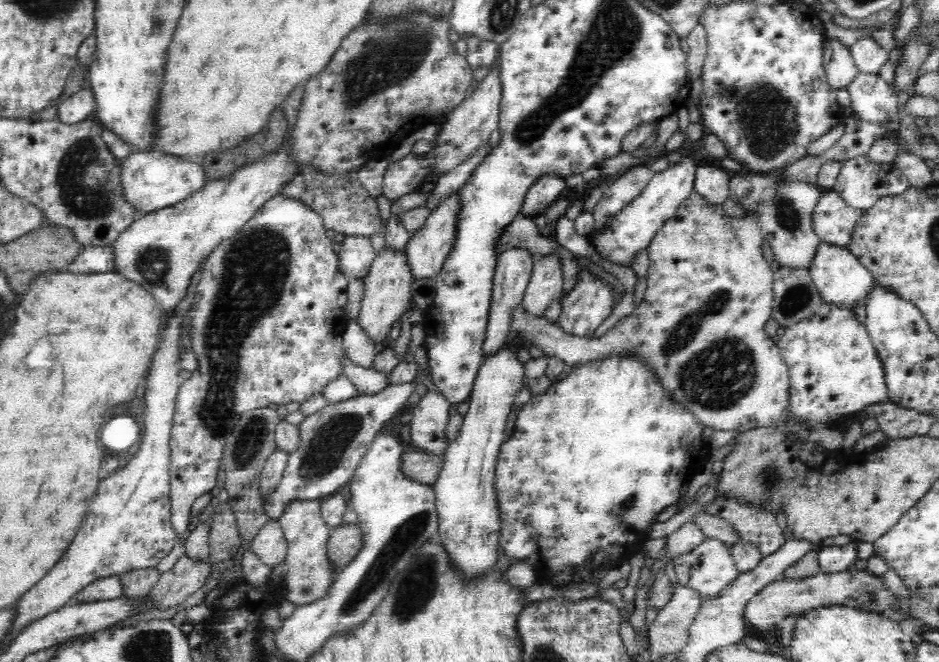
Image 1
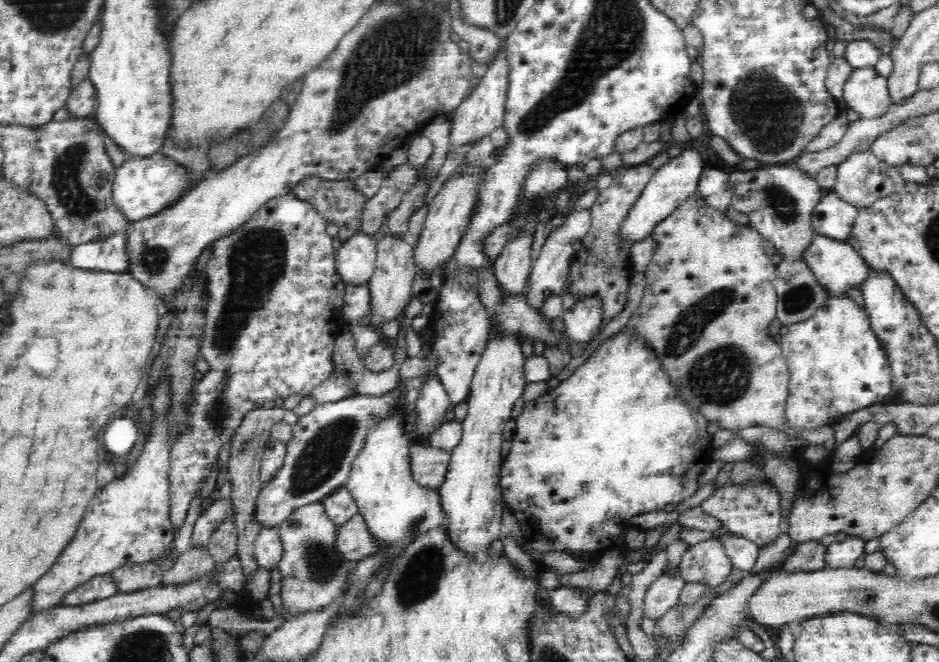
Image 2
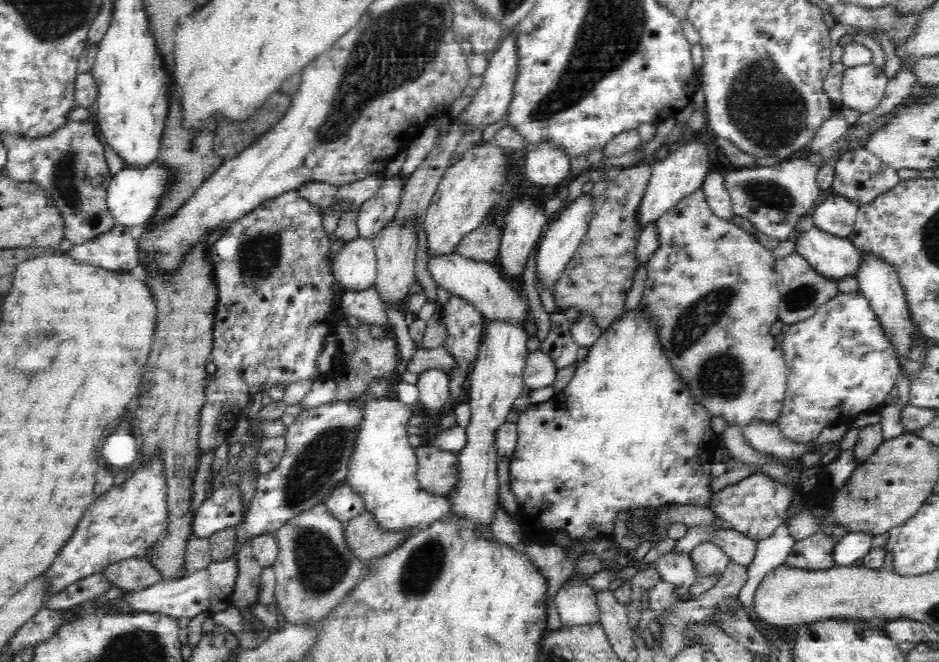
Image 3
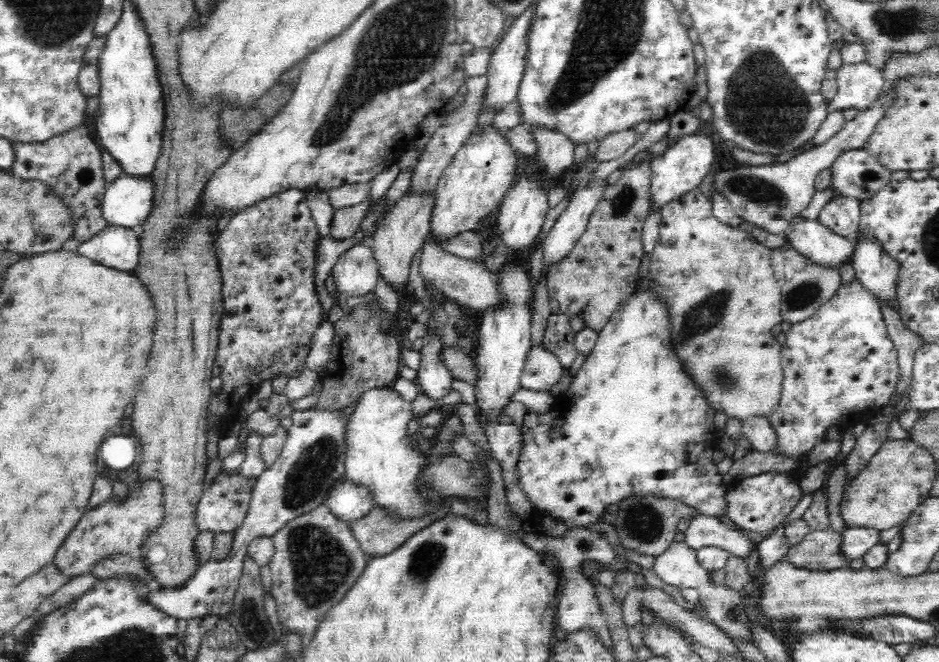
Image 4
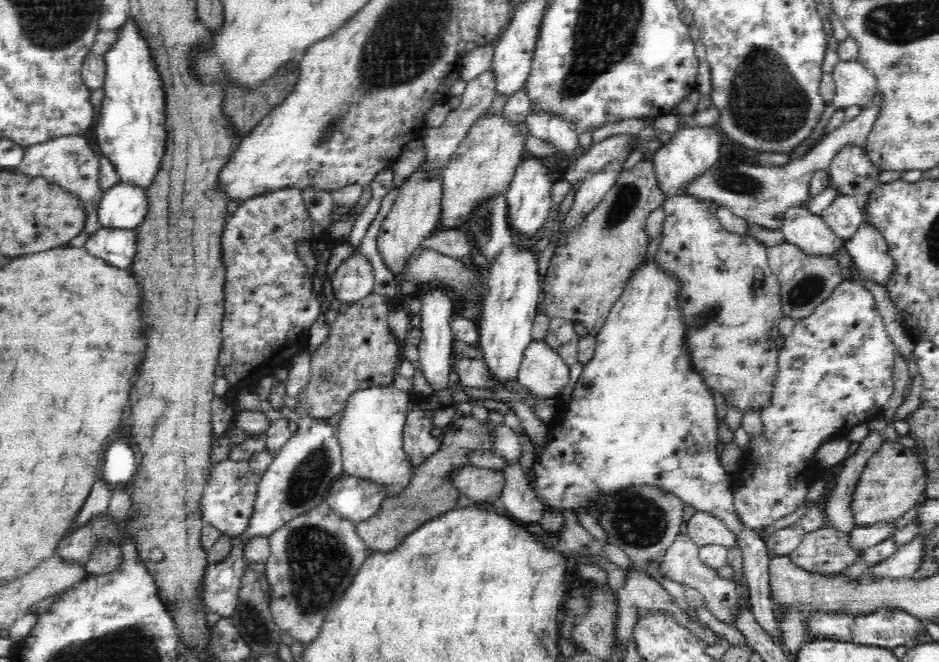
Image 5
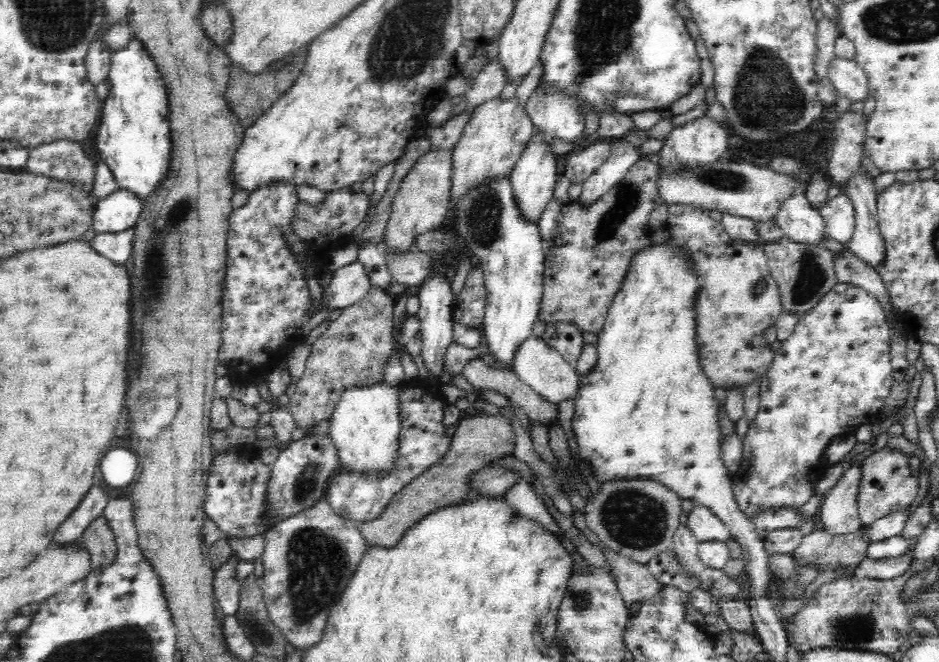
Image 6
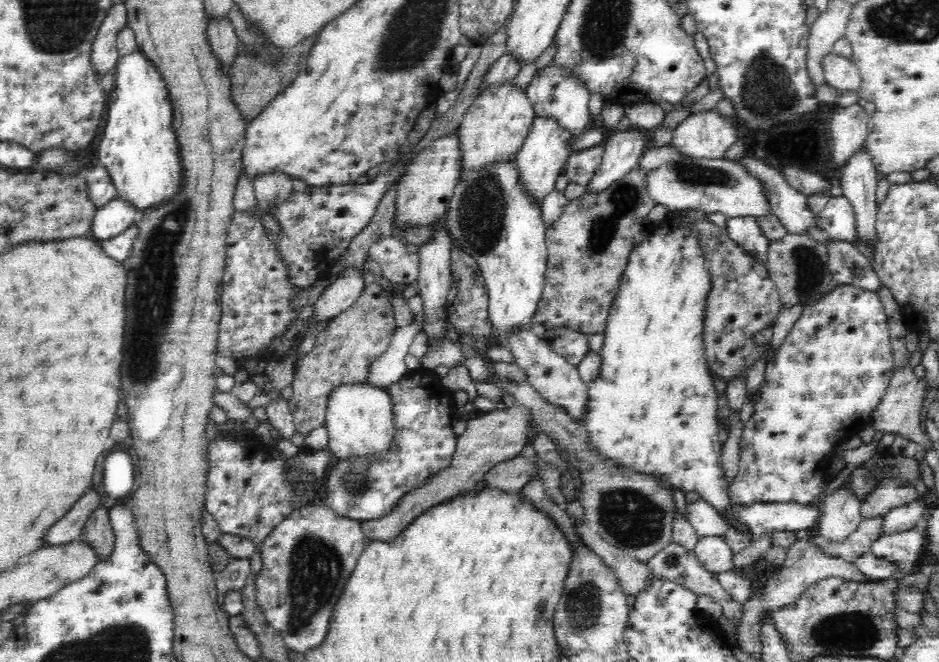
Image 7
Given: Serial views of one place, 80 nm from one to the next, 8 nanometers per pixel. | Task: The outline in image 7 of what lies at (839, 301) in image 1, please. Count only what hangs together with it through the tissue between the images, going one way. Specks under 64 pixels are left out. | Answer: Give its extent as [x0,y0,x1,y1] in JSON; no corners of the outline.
[735,154,816,234]

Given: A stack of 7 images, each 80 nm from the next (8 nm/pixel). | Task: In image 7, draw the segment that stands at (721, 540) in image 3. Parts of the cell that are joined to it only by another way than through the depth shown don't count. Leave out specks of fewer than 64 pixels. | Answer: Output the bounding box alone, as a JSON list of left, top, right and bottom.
[685,497,728,536]

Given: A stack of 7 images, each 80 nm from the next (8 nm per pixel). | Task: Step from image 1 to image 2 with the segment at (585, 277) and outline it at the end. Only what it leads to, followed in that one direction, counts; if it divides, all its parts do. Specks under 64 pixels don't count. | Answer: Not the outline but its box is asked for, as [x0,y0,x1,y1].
[563,298,601,342]

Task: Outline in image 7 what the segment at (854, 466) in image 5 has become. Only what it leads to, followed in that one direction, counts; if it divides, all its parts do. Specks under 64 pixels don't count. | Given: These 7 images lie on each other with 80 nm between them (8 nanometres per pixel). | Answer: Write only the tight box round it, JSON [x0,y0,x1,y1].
[816,485,863,544]

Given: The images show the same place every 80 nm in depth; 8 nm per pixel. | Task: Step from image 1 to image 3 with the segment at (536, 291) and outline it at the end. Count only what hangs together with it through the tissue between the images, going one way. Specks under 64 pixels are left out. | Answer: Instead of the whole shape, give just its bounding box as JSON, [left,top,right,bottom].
[536,194,595,288]

